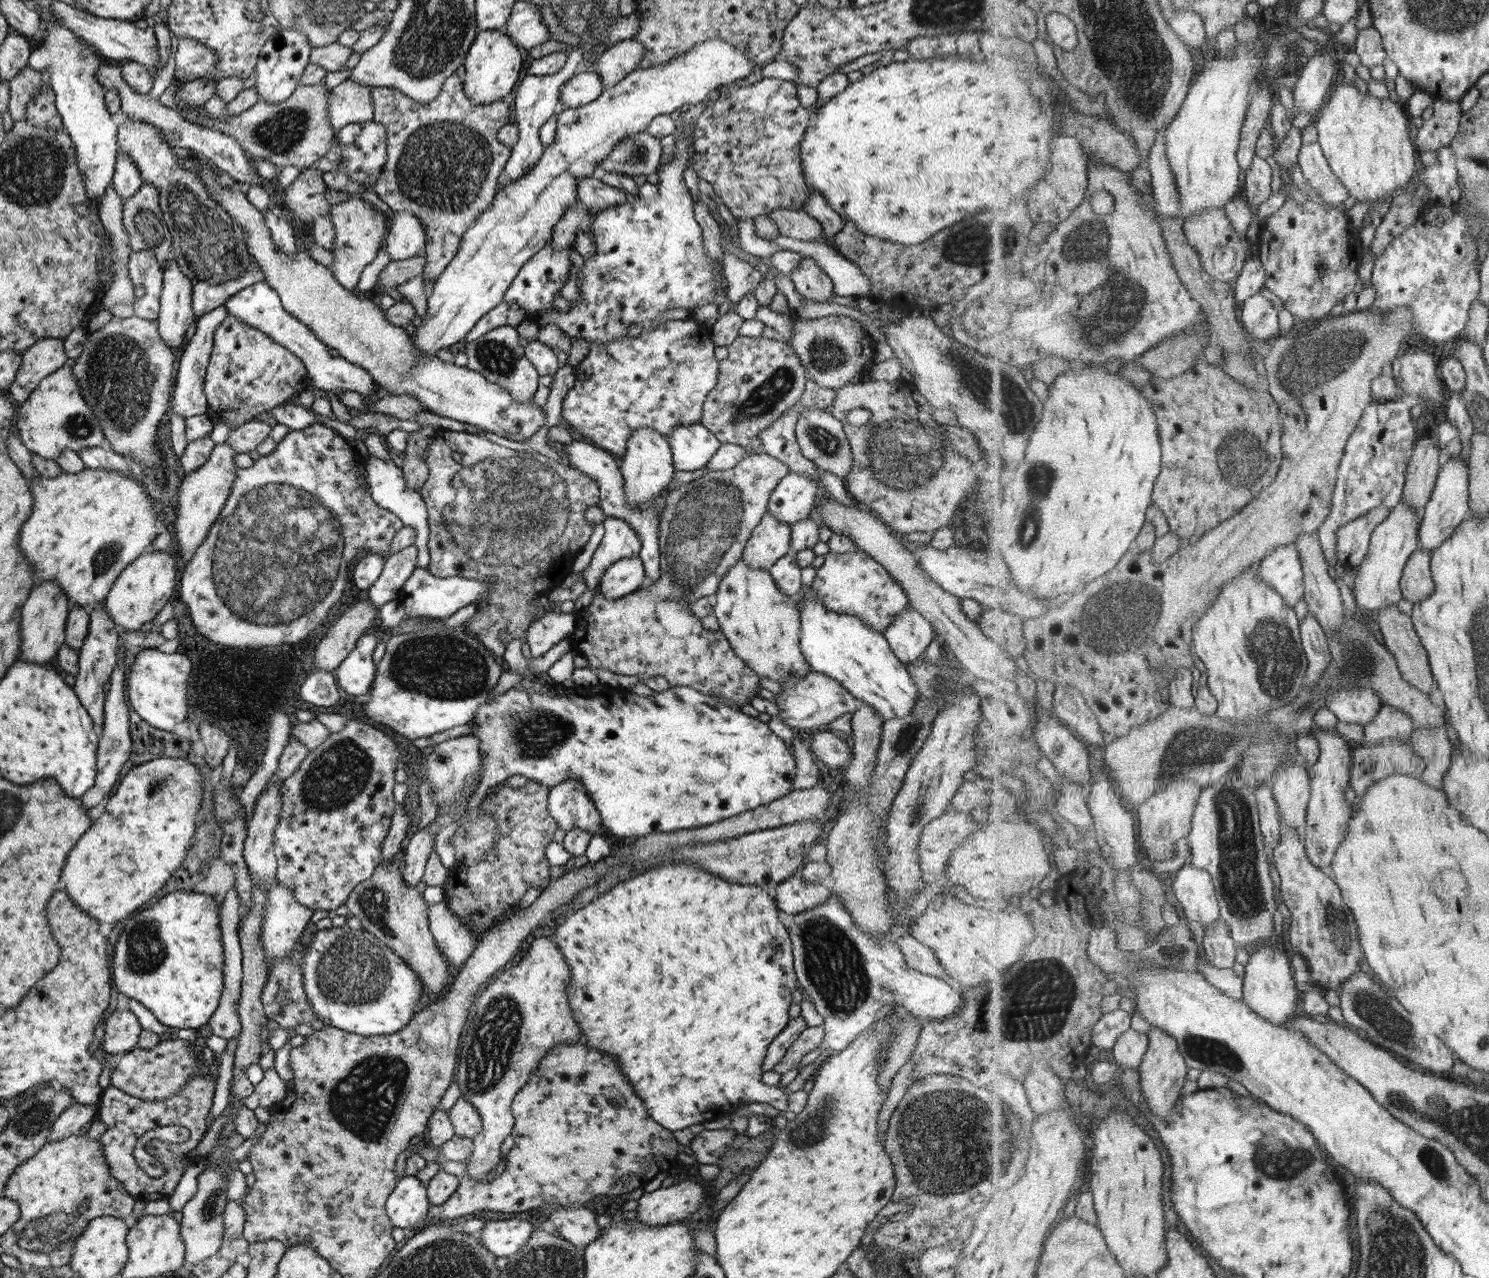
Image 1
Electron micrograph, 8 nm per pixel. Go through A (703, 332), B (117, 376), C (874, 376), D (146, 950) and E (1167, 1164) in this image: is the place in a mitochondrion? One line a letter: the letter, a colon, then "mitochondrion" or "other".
A: other
B: mitochondrion
C: other
D: mitochondrion
E: other

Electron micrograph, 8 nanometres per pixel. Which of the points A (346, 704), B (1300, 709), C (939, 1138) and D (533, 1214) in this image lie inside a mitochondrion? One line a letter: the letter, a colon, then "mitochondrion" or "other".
A: other
B: mitochondrion
C: mitochondrion
D: other

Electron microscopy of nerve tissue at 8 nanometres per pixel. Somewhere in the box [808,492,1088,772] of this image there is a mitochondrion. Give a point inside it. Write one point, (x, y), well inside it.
(937, 687)

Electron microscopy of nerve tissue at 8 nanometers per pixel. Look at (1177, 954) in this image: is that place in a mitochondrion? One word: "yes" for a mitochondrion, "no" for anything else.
yes

